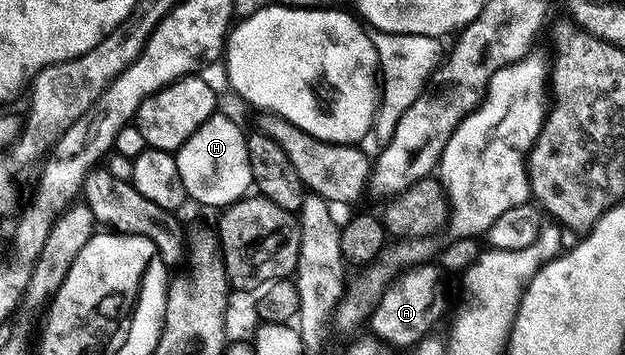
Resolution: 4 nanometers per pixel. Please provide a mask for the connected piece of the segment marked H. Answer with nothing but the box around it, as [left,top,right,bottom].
[175,112,253,208]

